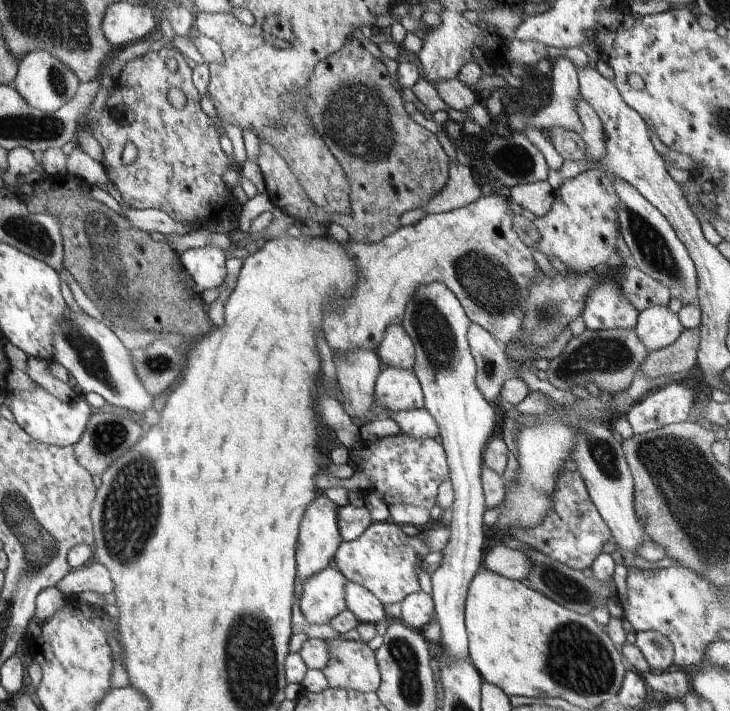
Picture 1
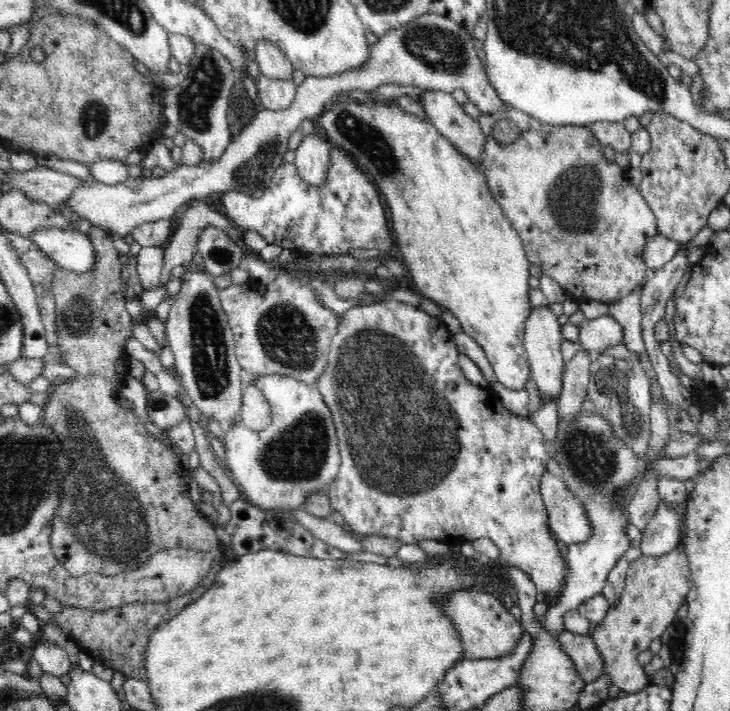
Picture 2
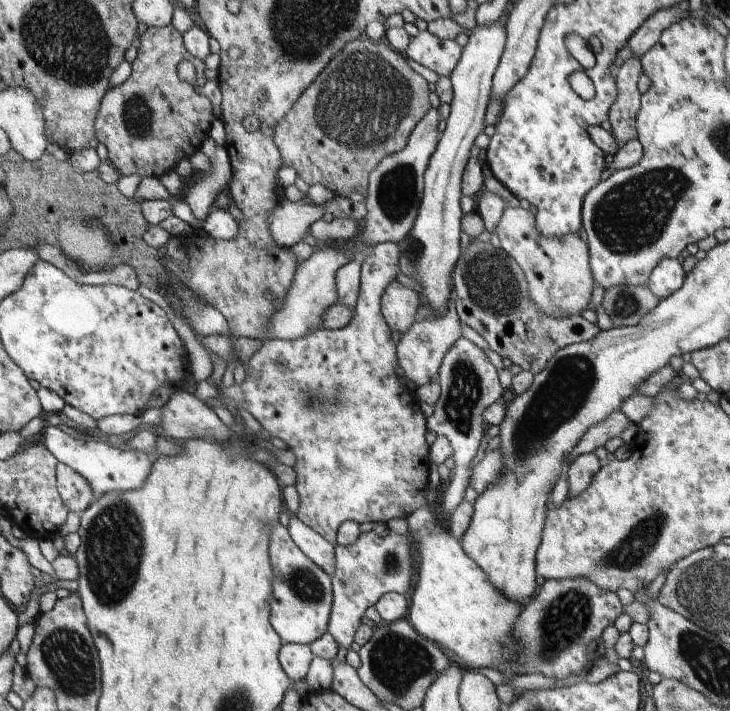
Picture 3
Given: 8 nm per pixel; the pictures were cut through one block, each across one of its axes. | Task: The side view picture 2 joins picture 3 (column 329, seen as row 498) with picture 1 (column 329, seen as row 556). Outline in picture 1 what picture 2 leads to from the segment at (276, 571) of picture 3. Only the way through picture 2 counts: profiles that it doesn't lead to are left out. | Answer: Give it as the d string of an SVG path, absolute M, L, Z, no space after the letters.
M333 566L305 578L299 594L299 612L303 620L311 626L325 626L337 614L347 610L345 584L347 580Z

